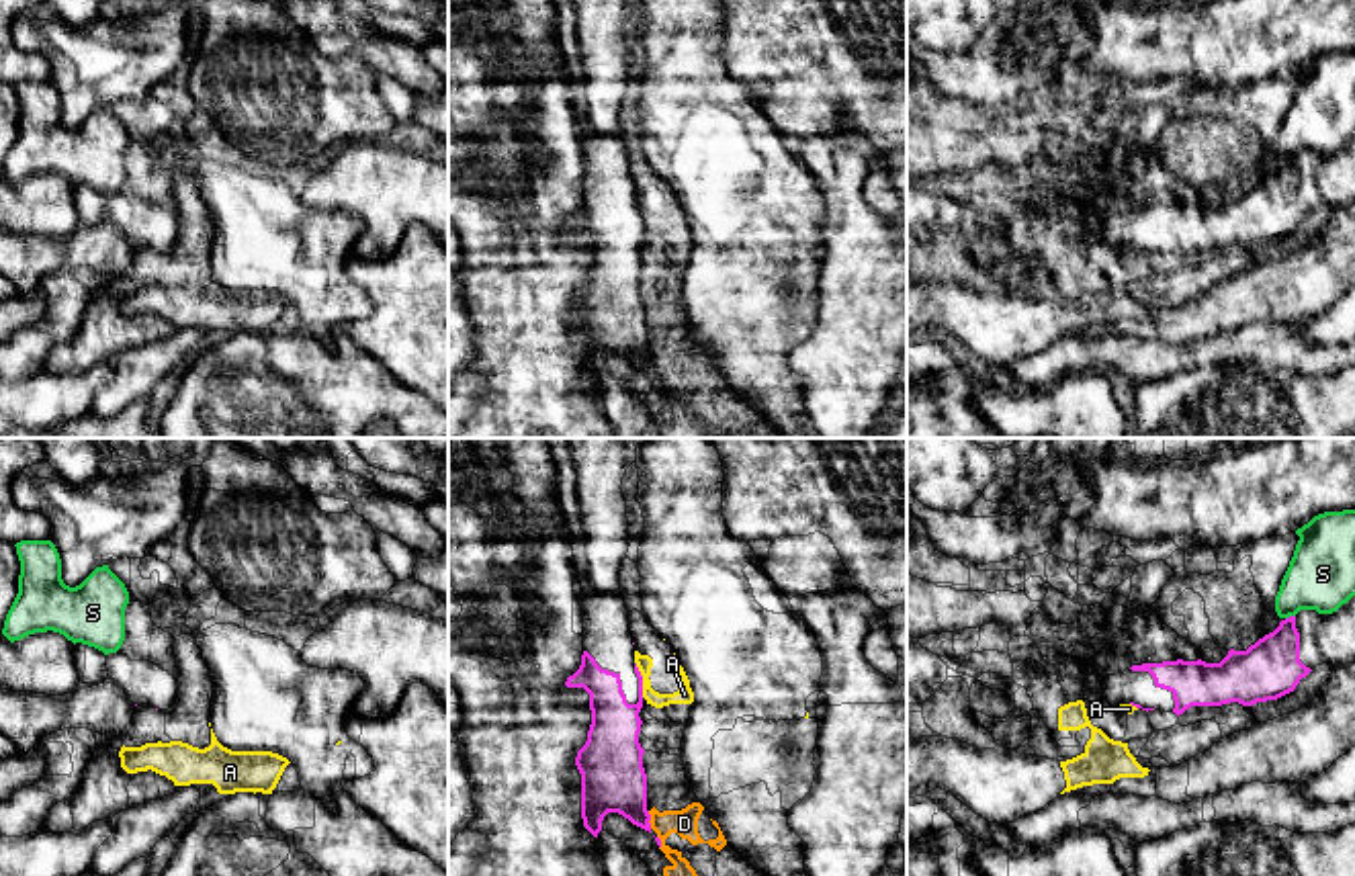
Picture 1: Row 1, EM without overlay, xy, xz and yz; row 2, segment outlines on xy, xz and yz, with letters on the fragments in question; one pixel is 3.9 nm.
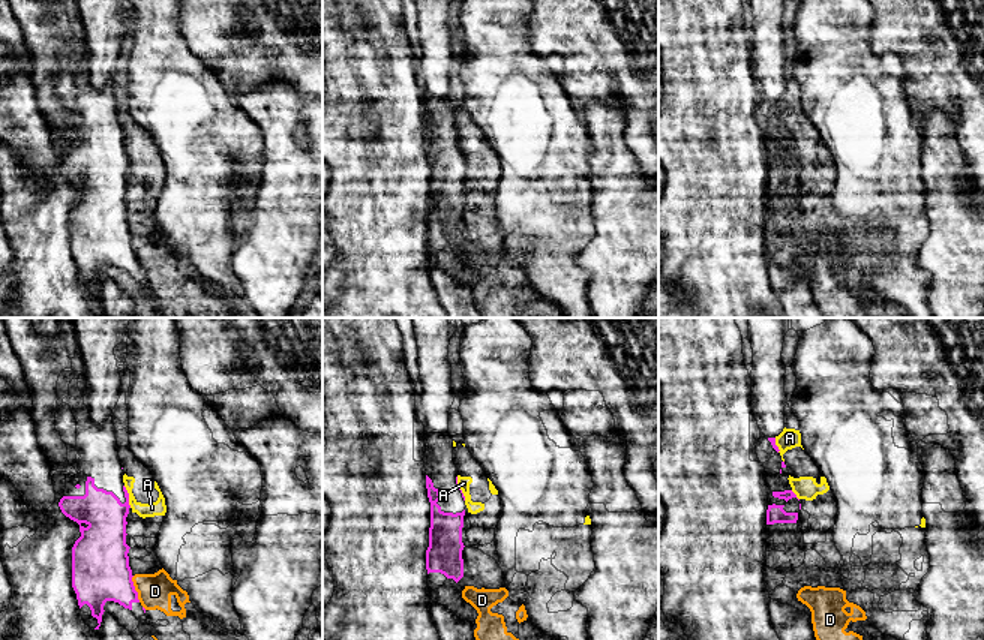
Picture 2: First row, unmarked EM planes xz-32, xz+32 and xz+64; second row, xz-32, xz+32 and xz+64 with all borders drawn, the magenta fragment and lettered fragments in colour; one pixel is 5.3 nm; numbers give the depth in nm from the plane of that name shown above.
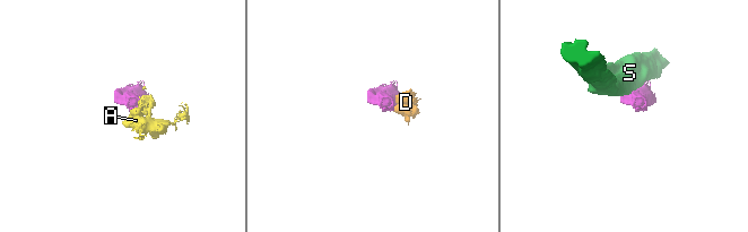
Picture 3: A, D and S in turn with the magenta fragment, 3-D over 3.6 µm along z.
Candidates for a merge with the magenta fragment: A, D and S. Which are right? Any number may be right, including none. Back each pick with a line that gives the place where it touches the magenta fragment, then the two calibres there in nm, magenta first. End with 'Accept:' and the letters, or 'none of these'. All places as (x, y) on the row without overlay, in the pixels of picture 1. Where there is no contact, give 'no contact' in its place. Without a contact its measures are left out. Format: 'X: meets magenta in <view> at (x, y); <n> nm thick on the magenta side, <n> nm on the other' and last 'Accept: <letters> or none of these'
Accept: none of these

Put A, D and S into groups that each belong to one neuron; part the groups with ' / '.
A D / S

